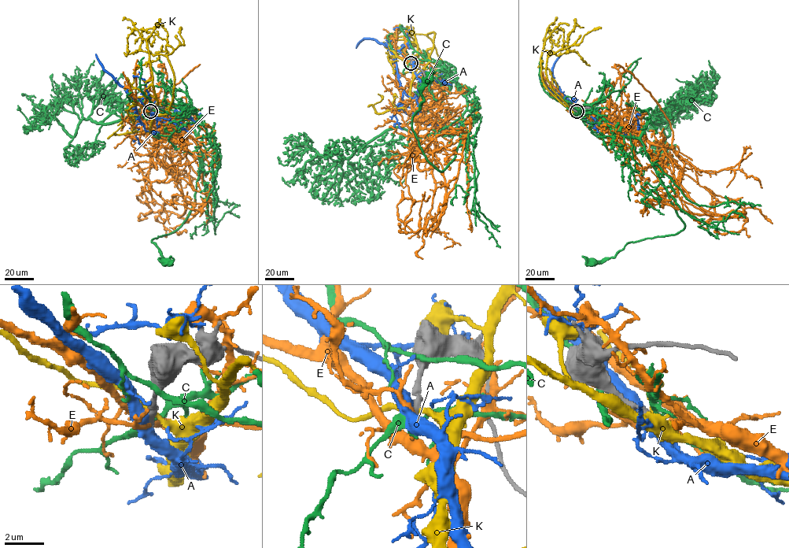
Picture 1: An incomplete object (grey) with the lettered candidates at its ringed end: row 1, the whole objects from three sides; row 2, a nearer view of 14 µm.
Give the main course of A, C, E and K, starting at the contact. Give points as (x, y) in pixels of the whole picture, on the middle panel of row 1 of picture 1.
A: (411, 61), (391, 49), (400, 86), (416, 101), (418, 118), (426, 124), (459, 122), (459, 126)
C: (411, 63), (449, 72), (466, 98), (457, 125), (460, 143), (442, 171), (428, 161), (412, 127), (427, 79)
E: (411, 62), (418, 168), (438, 166), (444, 176), (442, 215), (467, 133), (444, 133), (433, 139)
K: (411, 62), (416, 75), (430, 61), (433, 32), (428, 35), (434, 46), (426, 51), (419, 67), (401, 76)

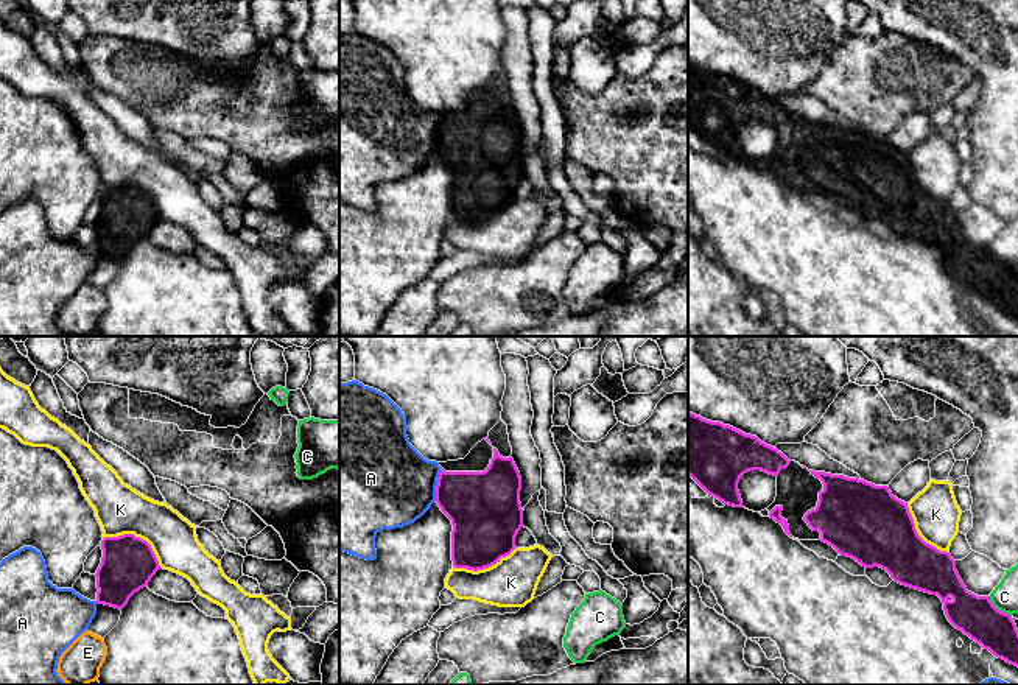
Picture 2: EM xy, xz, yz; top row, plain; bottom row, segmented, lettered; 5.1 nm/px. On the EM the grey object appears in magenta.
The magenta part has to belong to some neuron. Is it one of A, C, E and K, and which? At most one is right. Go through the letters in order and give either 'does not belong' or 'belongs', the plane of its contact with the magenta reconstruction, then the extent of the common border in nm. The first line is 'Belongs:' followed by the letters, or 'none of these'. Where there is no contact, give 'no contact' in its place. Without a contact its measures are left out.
Belongs: none of these
A: does not belong | xz | 180 nm
C: does not belong | yz | 160 nm
E: does not belong | no contact
K: does not belong | xy | 340 nm

